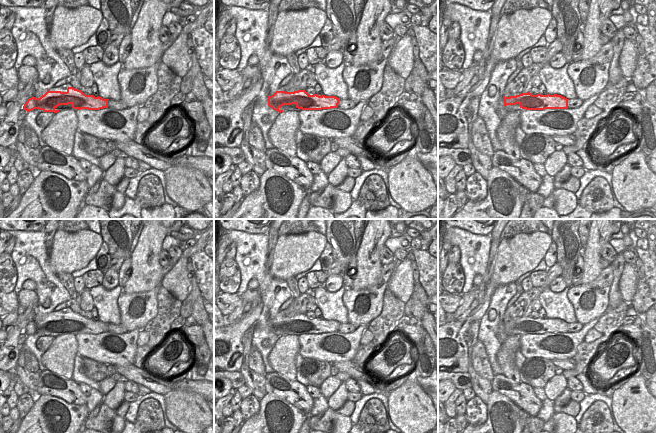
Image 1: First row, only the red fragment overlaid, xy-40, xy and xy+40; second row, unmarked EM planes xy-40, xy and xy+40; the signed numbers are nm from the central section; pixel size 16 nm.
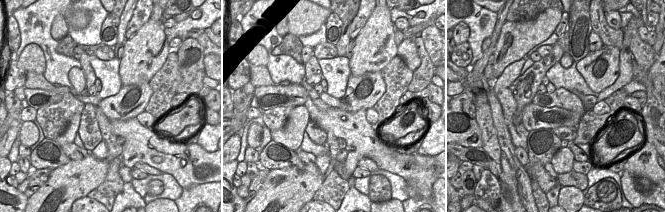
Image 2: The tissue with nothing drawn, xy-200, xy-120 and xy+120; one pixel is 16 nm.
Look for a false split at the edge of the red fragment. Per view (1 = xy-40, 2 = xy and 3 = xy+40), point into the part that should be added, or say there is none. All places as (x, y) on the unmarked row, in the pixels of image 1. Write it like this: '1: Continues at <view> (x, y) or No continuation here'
1: No continuation here
2: No continuation here
3: No continuation here.

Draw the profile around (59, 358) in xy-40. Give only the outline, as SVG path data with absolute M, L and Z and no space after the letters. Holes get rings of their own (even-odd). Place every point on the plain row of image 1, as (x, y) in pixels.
M76 335L57 336L50 348L42 355L41 362L47 370L66 379L72 379L77 349Z

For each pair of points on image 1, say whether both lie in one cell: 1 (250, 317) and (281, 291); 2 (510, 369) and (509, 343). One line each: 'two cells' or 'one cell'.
1: two cells
2: one cell

